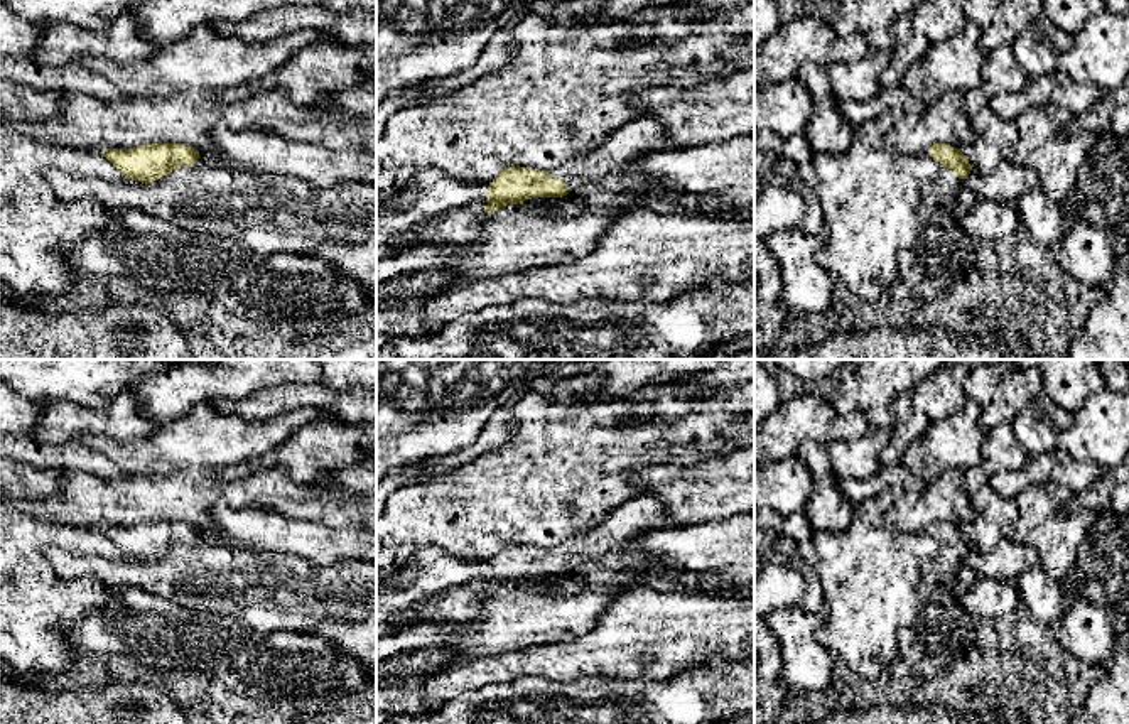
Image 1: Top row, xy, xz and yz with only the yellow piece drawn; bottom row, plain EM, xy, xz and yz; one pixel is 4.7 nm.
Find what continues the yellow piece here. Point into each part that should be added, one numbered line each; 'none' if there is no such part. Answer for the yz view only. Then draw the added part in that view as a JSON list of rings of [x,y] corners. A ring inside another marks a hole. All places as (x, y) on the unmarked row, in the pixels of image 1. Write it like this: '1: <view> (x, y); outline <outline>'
1: yz (945, 578); outline [[[937,540],[930,557],[921,562],[921,602],[925,606],[928,602],[960,601],[979,579],[980,575],[964,564],[964,557]]]

